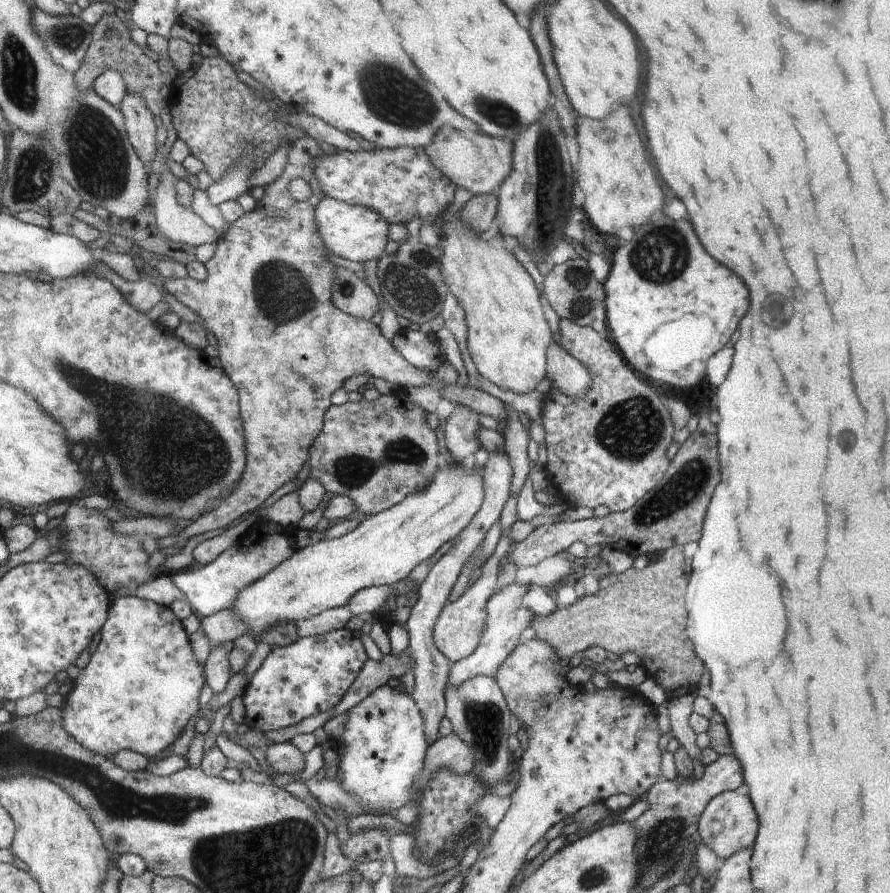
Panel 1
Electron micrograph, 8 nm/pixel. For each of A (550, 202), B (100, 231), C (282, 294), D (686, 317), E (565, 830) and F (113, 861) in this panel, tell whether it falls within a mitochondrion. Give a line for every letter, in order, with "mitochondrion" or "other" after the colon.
A: mitochondrion
B: other
C: mitochondrion
D: other
E: other
F: other

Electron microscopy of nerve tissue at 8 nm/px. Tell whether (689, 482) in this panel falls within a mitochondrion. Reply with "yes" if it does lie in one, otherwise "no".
yes

